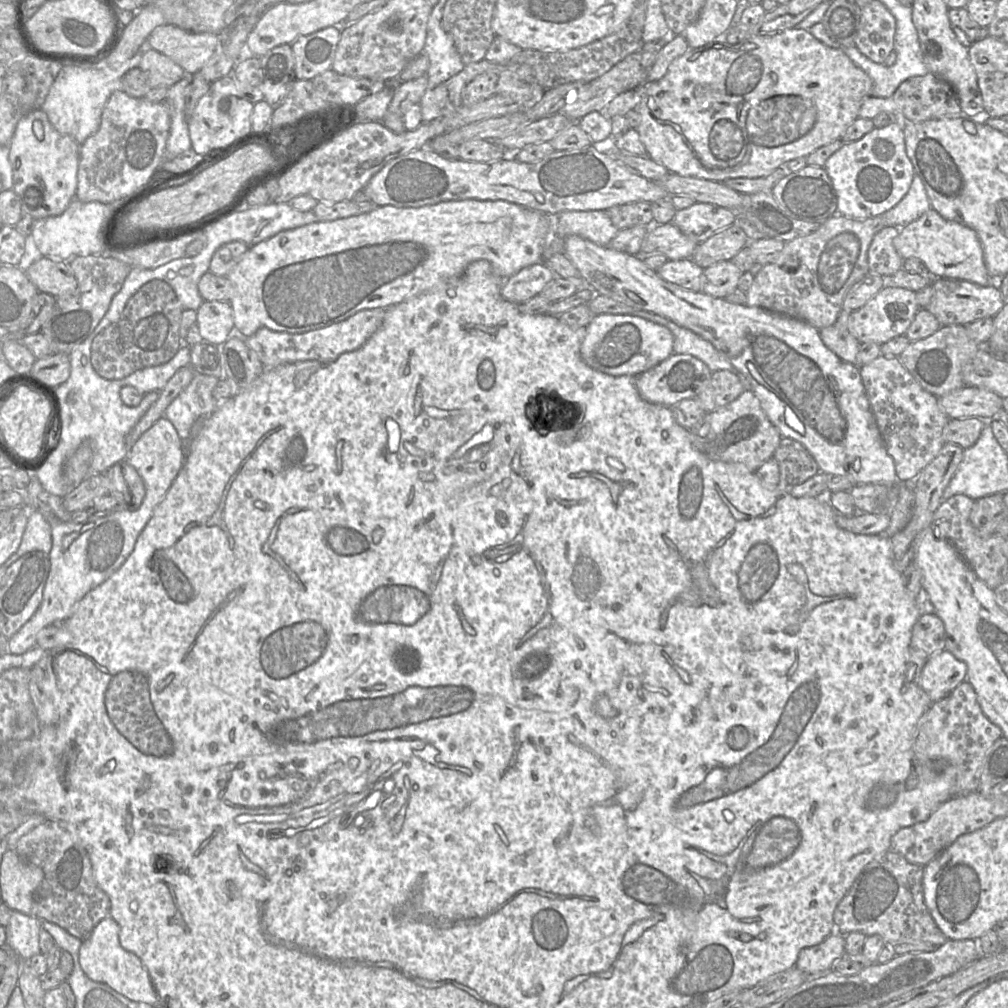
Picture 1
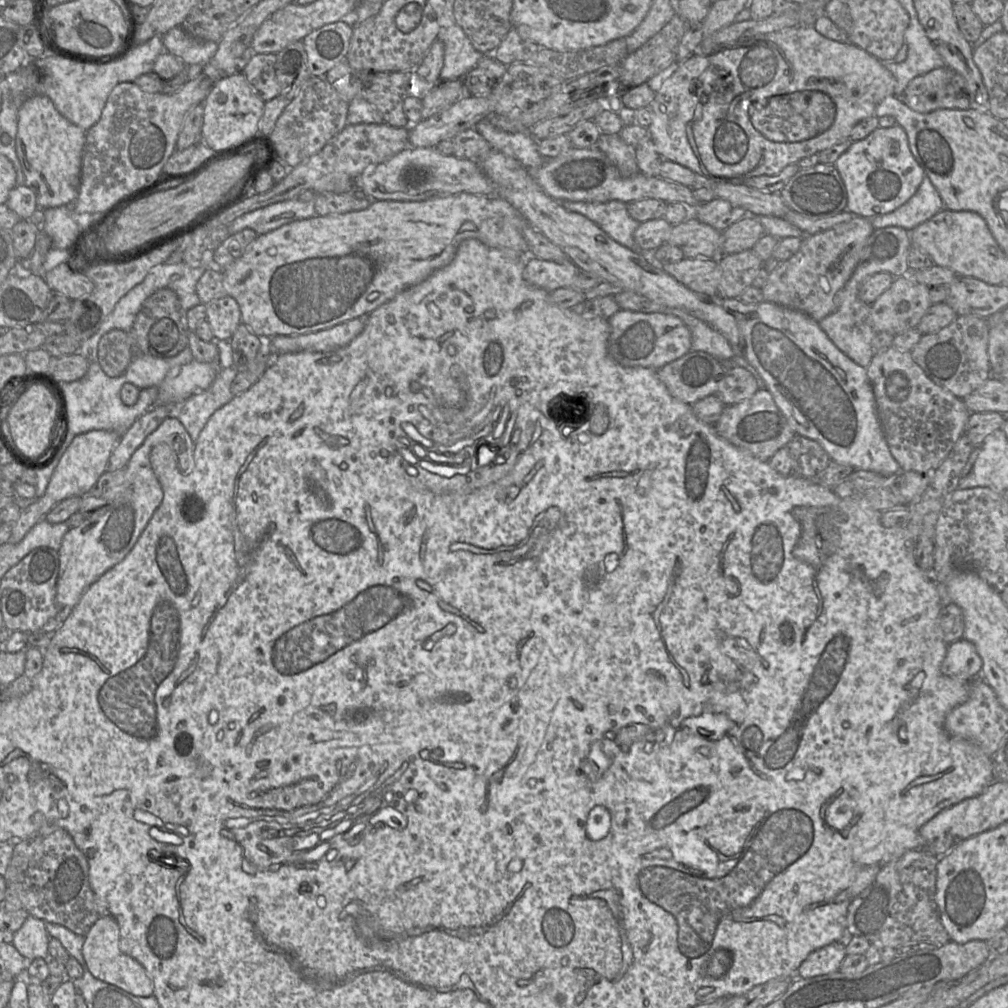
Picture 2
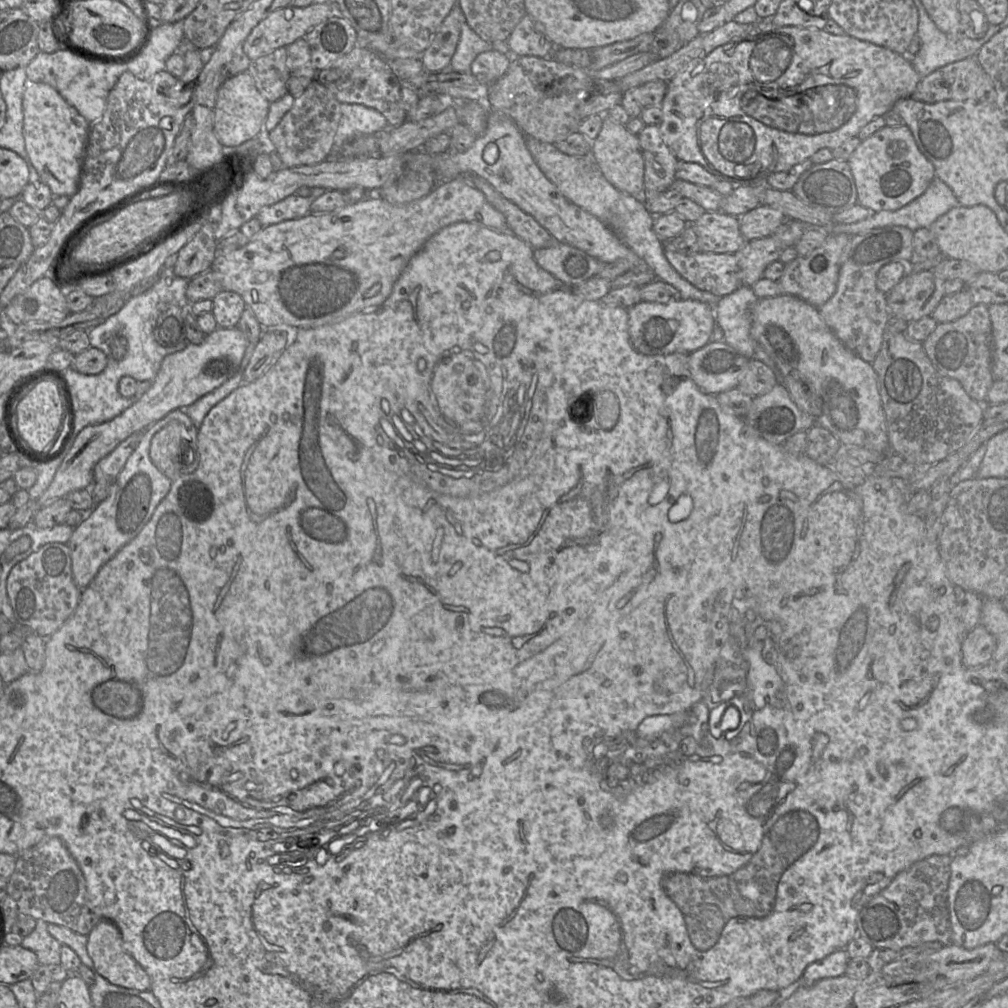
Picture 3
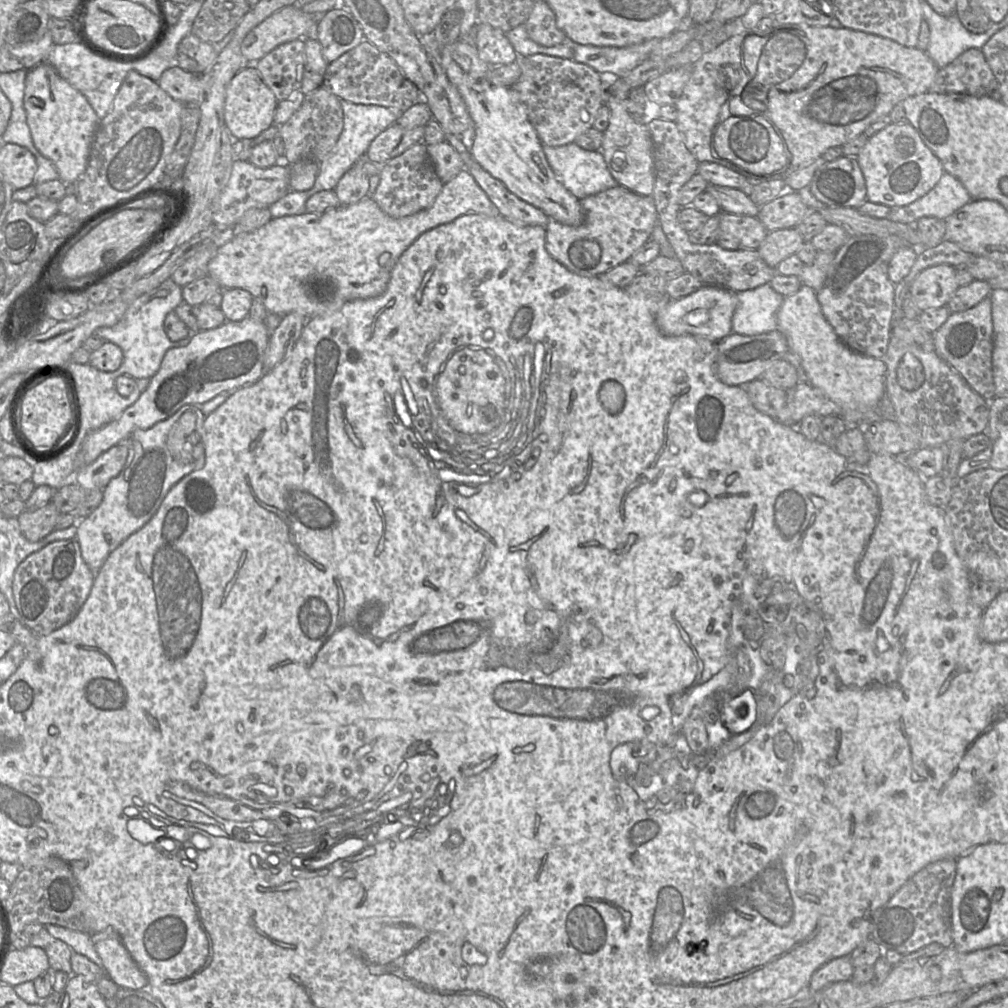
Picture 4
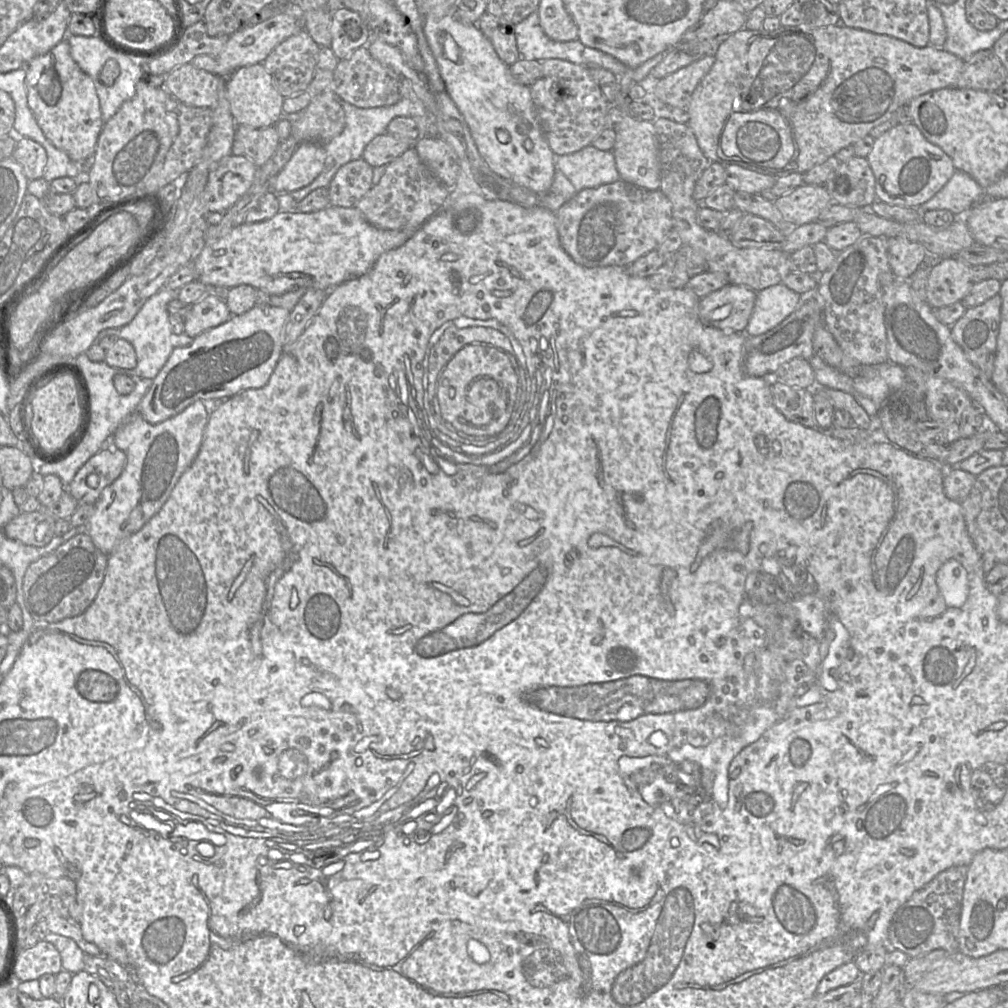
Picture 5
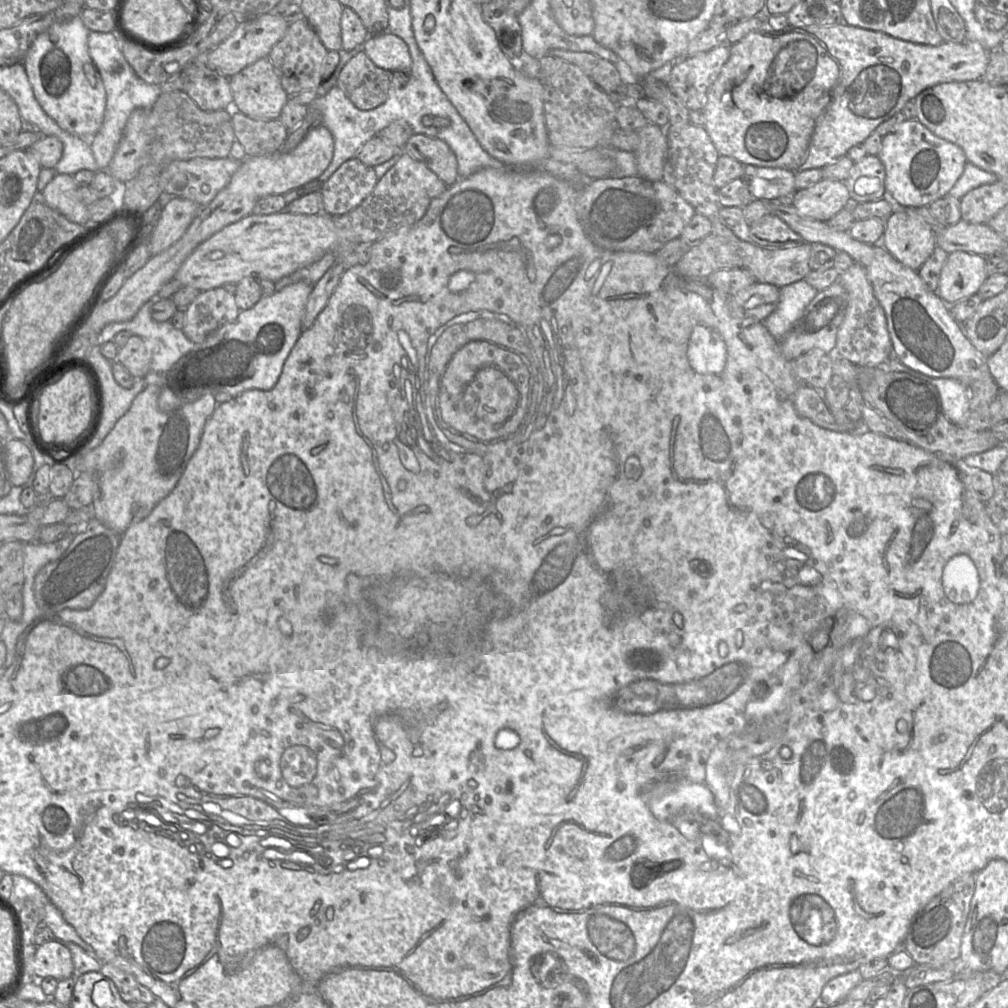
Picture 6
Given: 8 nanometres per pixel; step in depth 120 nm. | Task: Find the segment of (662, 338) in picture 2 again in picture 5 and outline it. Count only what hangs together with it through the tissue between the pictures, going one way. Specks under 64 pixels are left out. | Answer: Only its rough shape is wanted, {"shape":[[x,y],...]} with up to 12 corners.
{"shape":[[727,285],[698,303],[699,320],[744,332],[757,292]]}

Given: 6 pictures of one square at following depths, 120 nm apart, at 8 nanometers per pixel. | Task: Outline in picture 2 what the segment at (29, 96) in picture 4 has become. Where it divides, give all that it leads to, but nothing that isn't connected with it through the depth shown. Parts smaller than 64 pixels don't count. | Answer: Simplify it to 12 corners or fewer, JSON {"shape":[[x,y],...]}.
{"shape":[[50,98],[18,110],[16,154],[38,209],[78,197],[86,131]]}

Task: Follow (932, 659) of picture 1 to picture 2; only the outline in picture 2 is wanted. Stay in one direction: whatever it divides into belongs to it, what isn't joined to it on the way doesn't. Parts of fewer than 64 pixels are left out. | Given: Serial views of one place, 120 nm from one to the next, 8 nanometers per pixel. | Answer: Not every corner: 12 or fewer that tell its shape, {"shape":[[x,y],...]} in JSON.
{"shape":[[960,639],[948,645],[941,671],[973,680],[983,661],[975,645]]}

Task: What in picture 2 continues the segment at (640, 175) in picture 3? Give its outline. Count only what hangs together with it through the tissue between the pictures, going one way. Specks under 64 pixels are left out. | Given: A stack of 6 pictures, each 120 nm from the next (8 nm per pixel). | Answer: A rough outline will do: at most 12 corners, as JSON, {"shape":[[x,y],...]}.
{"shape":[[601,133],[596,147],[622,177],[639,172],[635,147]]}

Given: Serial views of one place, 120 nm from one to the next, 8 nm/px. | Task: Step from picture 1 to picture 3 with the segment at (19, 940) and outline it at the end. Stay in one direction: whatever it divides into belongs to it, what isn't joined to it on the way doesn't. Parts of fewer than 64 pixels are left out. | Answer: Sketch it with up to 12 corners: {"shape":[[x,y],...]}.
{"shape":[[37,920],[21,946],[39,964],[60,965],[62,943]]}

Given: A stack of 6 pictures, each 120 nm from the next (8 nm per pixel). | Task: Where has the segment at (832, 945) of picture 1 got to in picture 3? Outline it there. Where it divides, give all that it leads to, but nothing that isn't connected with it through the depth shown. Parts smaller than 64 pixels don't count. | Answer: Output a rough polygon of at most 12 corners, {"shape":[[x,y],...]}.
{"shape":[[846,948],[809,964],[800,979],[810,986],[844,975]]}

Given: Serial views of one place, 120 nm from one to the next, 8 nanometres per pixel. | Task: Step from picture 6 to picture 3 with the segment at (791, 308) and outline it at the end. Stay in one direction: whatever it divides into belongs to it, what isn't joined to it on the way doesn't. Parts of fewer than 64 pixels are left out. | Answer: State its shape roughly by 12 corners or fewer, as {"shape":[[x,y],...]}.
{"shape":[[751,286],[721,297],[714,307],[723,341],[755,359]]}

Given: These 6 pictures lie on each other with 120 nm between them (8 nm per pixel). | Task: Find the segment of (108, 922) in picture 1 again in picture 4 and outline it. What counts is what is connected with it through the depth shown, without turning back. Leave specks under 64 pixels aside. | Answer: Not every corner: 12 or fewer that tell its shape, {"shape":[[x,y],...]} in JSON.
{"shape":[[114,931],[91,934],[105,974],[119,987],[147,976]]}

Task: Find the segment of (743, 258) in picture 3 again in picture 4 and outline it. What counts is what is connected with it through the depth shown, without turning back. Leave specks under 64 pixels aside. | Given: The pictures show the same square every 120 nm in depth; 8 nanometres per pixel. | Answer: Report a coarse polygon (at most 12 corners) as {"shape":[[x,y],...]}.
{"shape":[[795,228],[768,232],[757,249],[772,268],[799,250]]}

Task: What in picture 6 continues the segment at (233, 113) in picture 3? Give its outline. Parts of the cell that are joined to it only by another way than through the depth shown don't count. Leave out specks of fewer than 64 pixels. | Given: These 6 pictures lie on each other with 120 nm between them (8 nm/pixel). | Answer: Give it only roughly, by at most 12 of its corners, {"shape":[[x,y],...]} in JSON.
{"shape":[[268,57],[229,78],[232,110],[278,119],[290,98]]}

